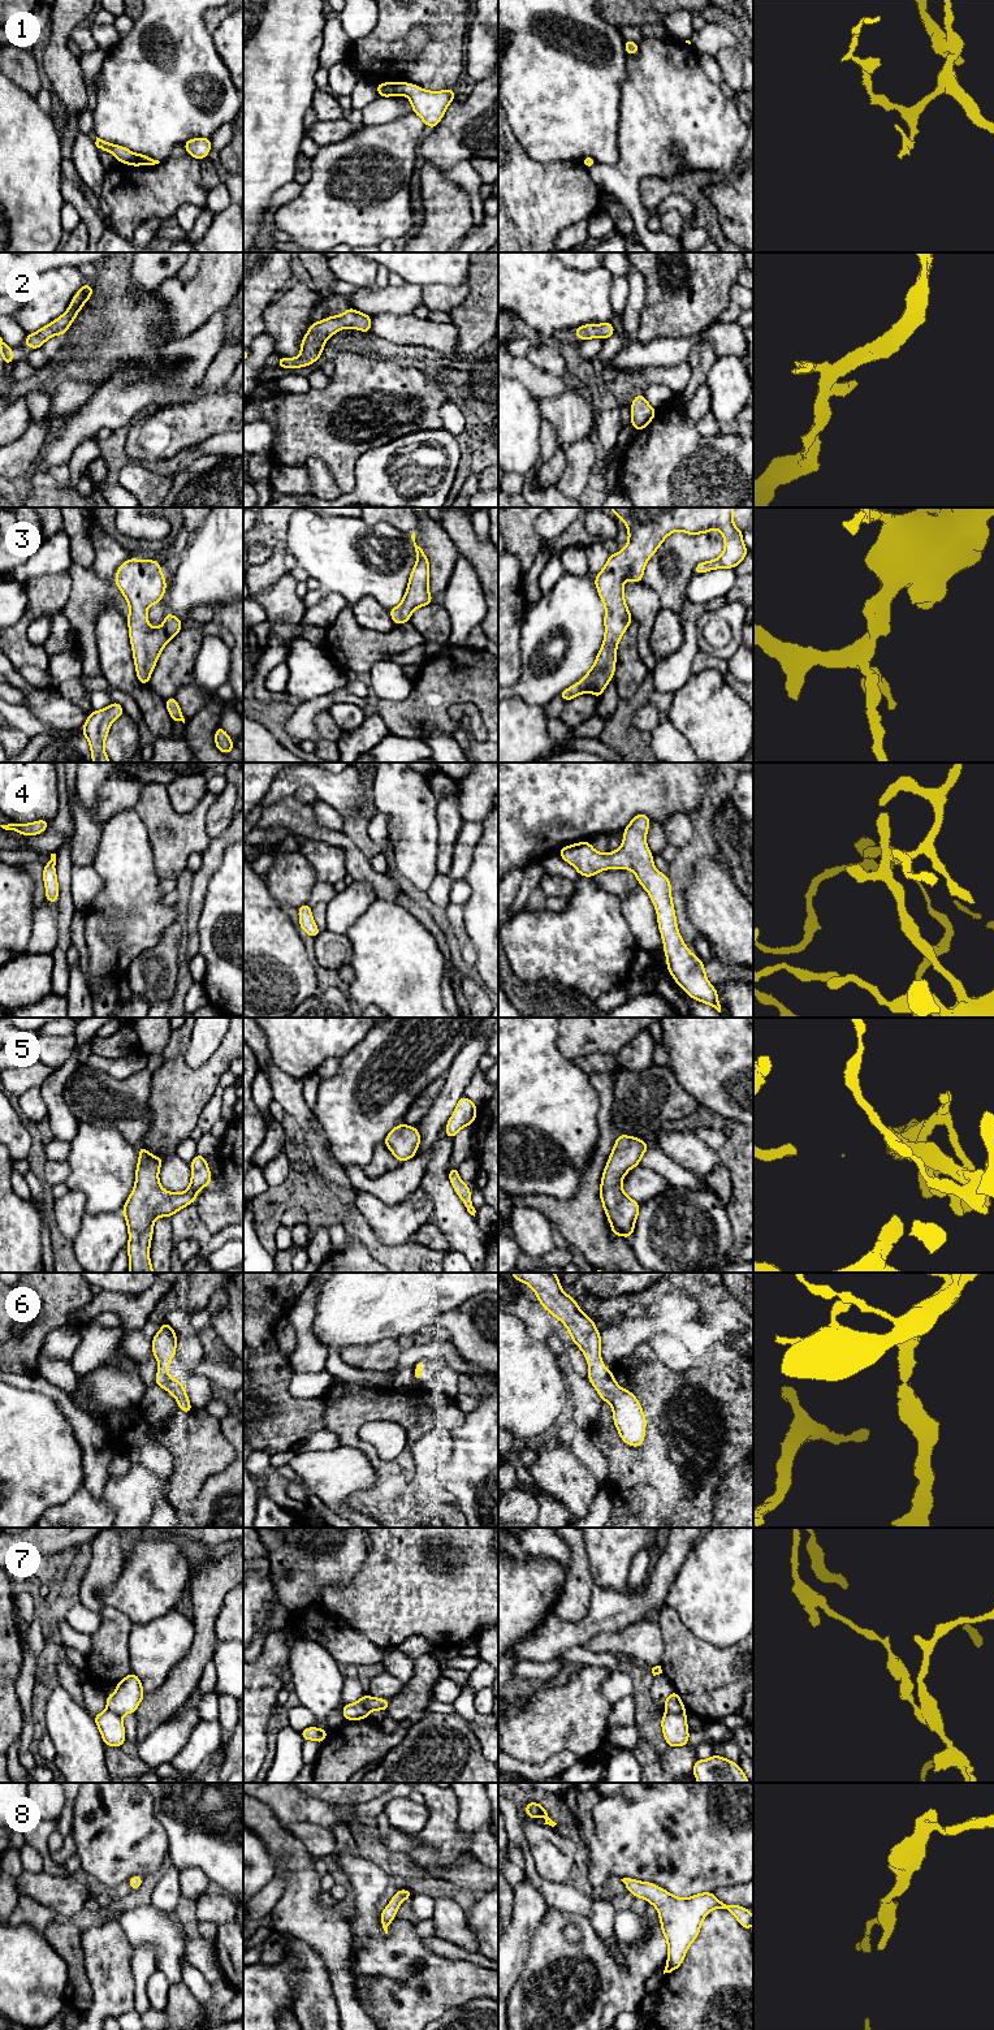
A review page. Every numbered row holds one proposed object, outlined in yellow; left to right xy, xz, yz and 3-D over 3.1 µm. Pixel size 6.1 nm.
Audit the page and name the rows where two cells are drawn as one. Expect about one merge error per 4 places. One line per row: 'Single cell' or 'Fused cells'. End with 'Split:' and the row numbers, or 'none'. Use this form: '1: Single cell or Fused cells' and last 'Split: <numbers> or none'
1: Fused cells
2: Single cell
3: Single cell
4: Single cell
5: Single cell
6: Single cell
7: Fused cells
8: Single cell
Split: 1, 7

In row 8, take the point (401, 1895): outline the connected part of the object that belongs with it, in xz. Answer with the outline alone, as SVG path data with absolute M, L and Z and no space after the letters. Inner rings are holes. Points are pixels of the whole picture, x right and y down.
M410 1889L397 1891L393 1899L386 1905L386 1908L381 1912L380 1921L385 1934L388 1934L388 1926L390 1925L390 1922L396 1918L401 1902L406 1899L410 1899L411 1896L412 1892Z

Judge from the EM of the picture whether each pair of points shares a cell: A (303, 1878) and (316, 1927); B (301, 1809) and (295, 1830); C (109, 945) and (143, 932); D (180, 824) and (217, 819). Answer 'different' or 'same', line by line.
A: same
B: different
C: same
D: different

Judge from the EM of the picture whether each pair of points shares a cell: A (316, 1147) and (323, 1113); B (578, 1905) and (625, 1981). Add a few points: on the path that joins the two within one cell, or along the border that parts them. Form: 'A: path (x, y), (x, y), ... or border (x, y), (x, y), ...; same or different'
A: border (311, 1109), (332, 1154); different
B: border (553, 1907), (586, 1916); different

